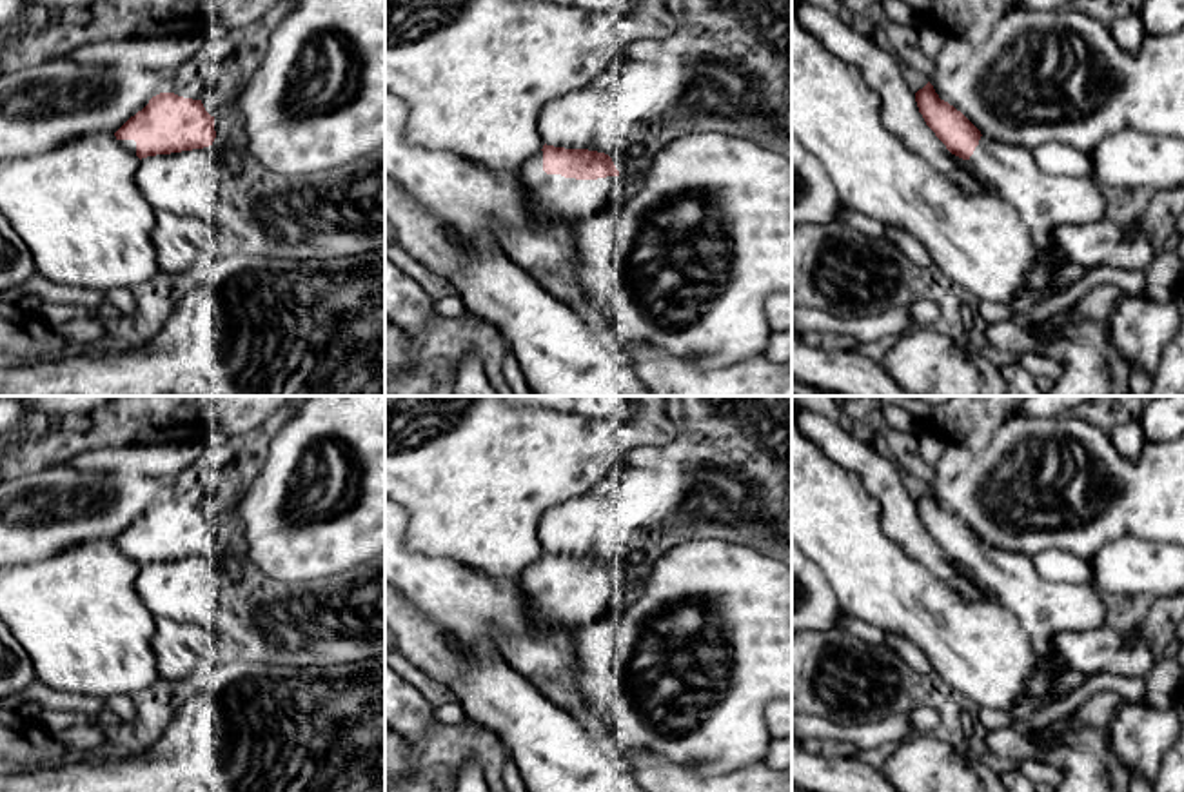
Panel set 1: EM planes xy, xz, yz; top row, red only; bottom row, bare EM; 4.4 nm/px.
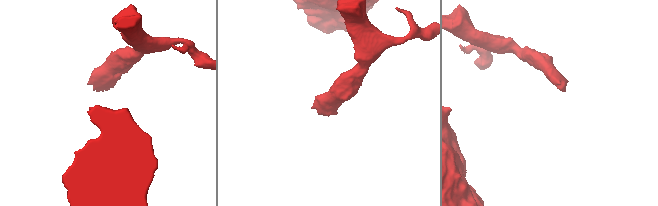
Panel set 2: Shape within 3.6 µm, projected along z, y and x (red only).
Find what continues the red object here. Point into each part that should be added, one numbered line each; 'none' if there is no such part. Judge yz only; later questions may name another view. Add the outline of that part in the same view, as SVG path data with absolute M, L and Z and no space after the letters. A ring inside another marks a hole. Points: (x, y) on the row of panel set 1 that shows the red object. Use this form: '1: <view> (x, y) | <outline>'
1: yz (1043, 200) | M984 134L968 162L1015 207L1037 247L1037 263L1011 302L979 303L979 314L986 323L1004 320L1019 323L1039 300L1048 296L1051 282L1048 245L1053 229L1104 220L1106 198L1093 178L1048 174L1037 165L1031 151Z

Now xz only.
1: xz (554, 197) | M543 151L530 156L521 182L532 198L534 216L541 222L579 222L601 214L619 196L619 176L576 180L543 171Z

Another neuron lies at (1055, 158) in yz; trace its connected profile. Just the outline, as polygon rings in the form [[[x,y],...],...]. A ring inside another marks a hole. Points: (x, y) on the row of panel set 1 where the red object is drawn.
[[[1048,142],[1031,153],[1037,165],[1048,174],[1091,178],[1093,162],[1088,153],[1059,142]]]

